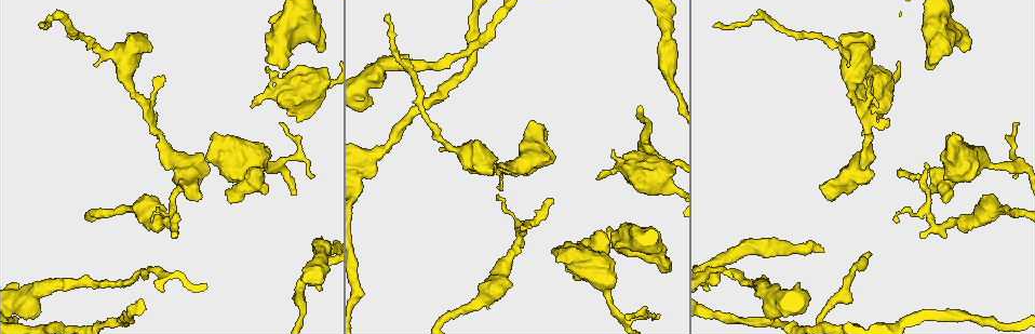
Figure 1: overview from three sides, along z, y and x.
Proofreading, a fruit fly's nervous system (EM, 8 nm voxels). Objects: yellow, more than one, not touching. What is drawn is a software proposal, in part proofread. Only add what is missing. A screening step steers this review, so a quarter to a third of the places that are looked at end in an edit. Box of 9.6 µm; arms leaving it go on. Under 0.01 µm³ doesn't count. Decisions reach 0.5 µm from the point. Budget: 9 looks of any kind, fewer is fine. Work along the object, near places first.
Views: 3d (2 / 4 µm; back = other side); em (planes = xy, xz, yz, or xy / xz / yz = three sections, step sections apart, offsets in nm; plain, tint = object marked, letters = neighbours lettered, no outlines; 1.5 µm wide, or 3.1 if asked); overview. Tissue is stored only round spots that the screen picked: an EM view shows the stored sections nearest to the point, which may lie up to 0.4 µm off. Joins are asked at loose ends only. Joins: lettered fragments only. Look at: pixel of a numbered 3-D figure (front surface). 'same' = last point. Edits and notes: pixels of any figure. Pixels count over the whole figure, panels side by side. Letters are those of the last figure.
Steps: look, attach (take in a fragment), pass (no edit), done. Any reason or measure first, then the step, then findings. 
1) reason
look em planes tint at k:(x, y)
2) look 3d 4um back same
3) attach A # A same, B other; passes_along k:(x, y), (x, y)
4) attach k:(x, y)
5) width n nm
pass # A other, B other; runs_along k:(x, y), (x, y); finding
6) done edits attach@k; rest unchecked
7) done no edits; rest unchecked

long arm stops here
look 3d 2um at 1:(40, 26)

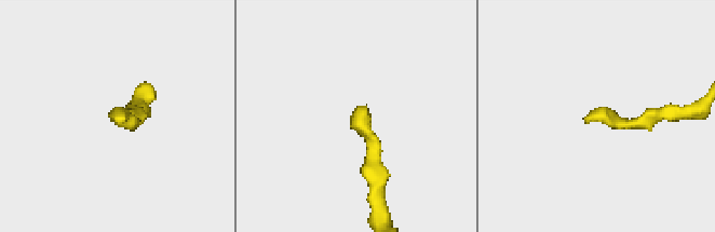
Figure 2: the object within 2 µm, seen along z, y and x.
shape alone is not enough
look em planes letters at 2:(123, 121)

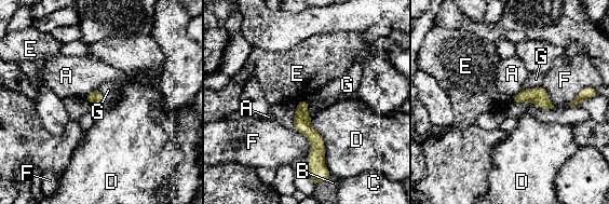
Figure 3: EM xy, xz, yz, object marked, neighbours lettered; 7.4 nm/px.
width 90 nm
pass # A other, B other, C other, D other, E other, F other, G other; border 3:(310, 117), (332, 174); no lettered fragment goes on from it

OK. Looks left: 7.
free end
look em planes letters at 1:(598, 180)

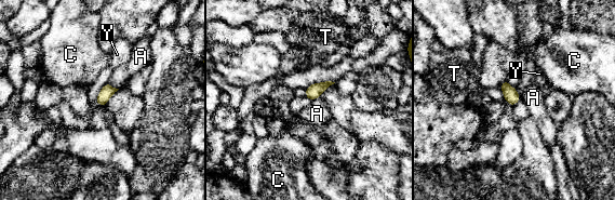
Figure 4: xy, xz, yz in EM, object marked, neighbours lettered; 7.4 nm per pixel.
pass # A other, C other, T other, Y other; border 4:(108, 82), (118, 89); none of them fits

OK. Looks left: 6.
free end
look em xy step 4 tint at 1:(282, 122)

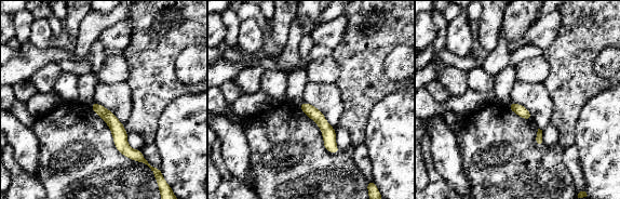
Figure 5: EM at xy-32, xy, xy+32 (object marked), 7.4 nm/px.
look em planes letters same

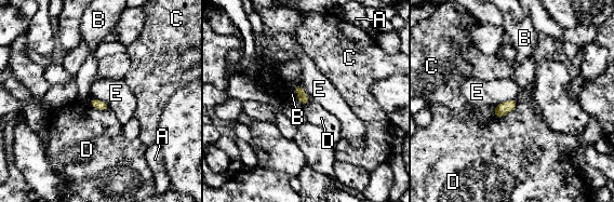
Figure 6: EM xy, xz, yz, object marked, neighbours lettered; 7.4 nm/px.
width 70 nm; longest_contact D 220 nm
pass # A other, B other, C other, D other, E other; none of them fits

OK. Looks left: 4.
look em planes tint at 1:(552, 200)

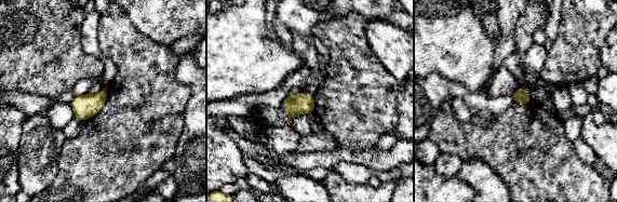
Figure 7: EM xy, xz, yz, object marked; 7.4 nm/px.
see the neighbours
look em planes letters same

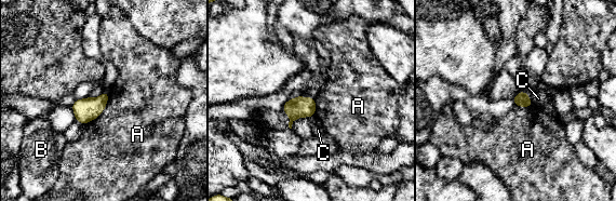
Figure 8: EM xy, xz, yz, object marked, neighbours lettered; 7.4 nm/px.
width 110 nm
pass # A other, B other, C other; border 8:(108, 92), (103, 111), (84, 124); no lettered fragment goes on from it

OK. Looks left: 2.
done no edits; rest unchecked

